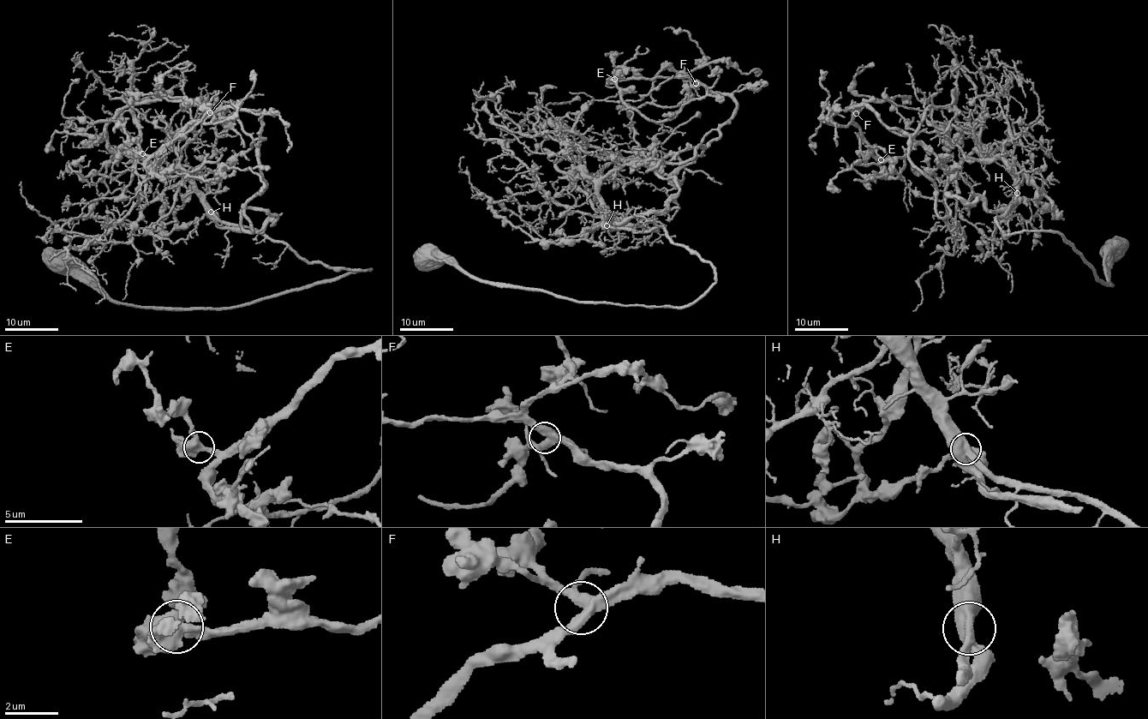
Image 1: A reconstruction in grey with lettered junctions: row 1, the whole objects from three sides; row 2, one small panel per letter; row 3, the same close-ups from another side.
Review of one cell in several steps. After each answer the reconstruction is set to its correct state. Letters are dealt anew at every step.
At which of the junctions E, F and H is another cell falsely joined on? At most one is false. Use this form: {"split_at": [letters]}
{"split_at": []}

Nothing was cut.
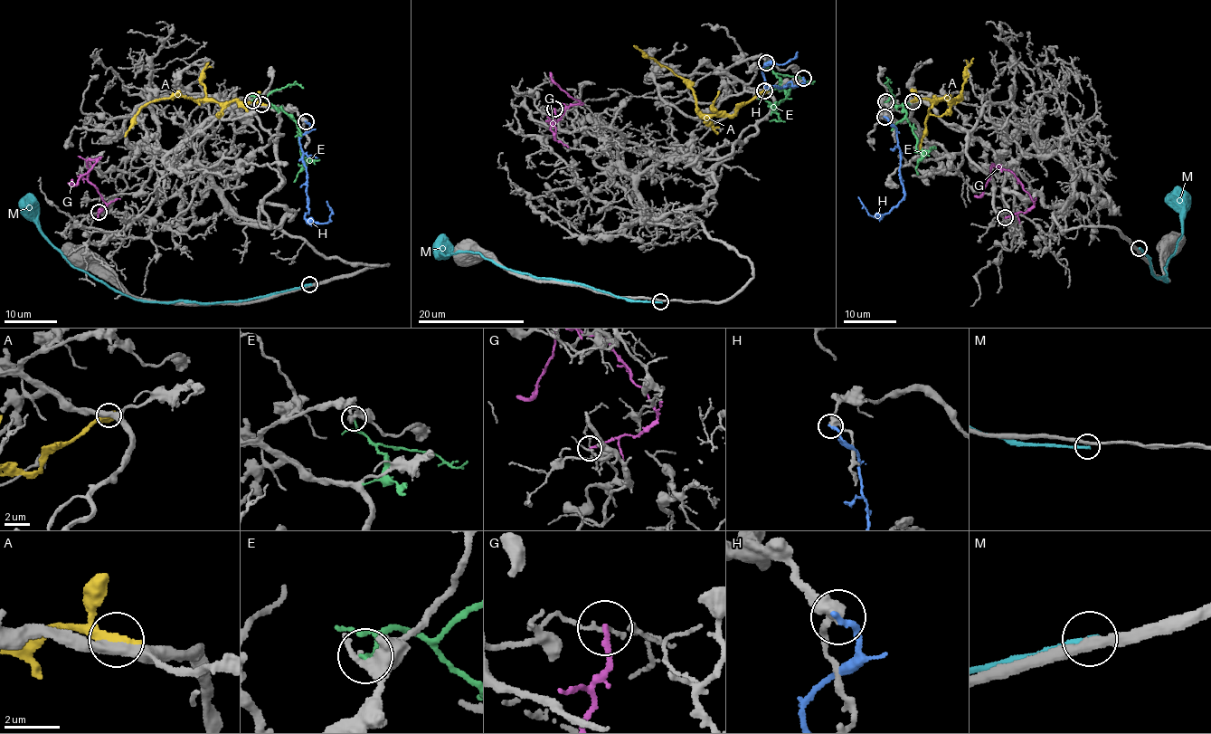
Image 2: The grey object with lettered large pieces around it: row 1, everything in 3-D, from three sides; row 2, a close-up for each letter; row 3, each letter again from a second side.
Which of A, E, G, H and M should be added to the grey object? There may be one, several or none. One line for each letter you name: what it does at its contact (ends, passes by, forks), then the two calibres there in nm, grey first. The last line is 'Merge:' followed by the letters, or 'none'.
Merge: none

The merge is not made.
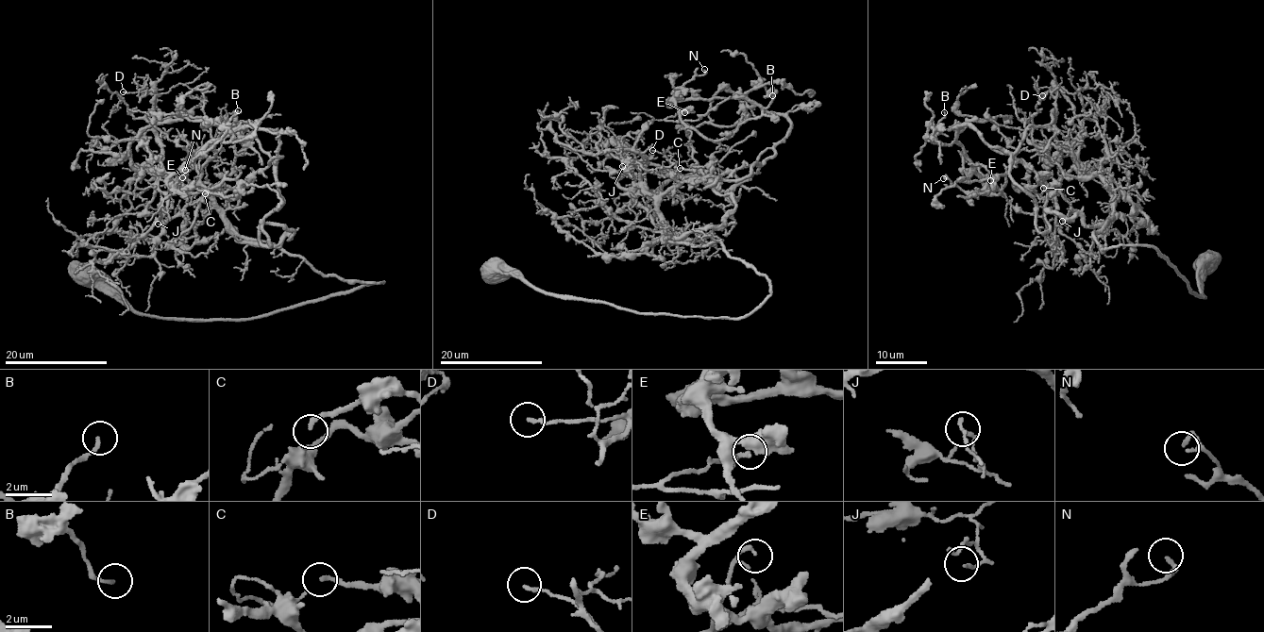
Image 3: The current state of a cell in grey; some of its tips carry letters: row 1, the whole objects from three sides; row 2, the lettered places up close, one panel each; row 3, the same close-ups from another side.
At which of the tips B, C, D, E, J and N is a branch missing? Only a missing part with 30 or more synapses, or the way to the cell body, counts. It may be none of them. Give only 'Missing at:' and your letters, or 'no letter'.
Missing at: no letter

